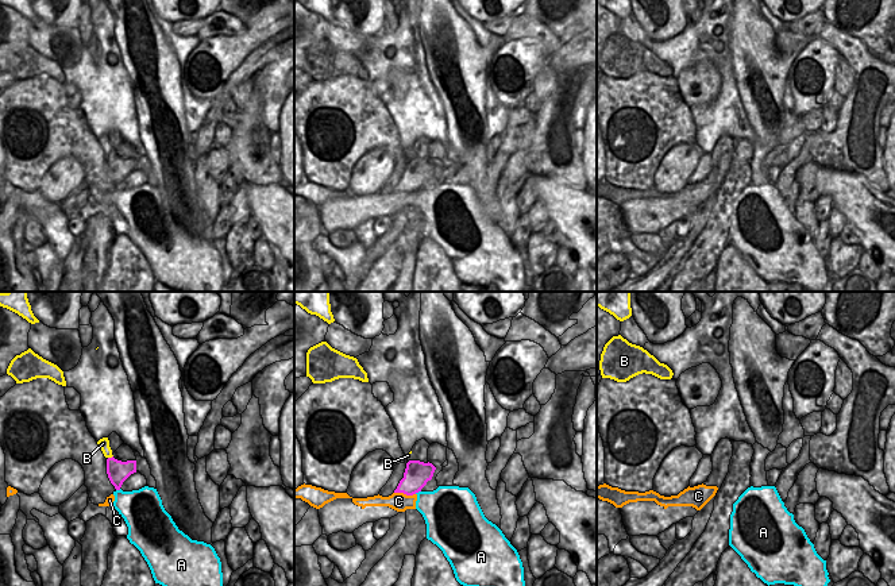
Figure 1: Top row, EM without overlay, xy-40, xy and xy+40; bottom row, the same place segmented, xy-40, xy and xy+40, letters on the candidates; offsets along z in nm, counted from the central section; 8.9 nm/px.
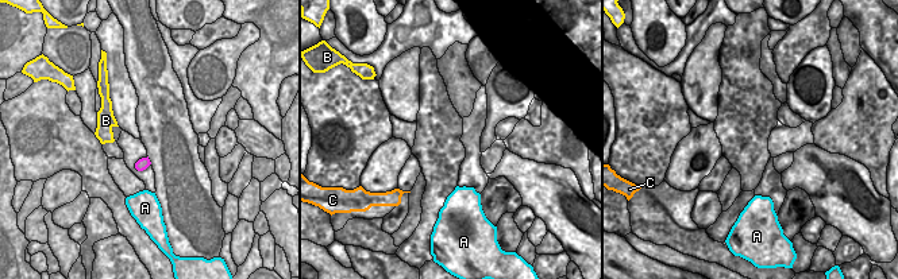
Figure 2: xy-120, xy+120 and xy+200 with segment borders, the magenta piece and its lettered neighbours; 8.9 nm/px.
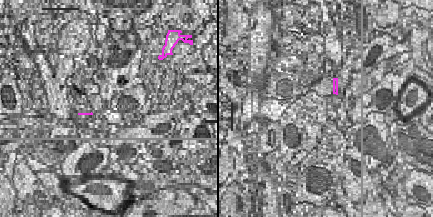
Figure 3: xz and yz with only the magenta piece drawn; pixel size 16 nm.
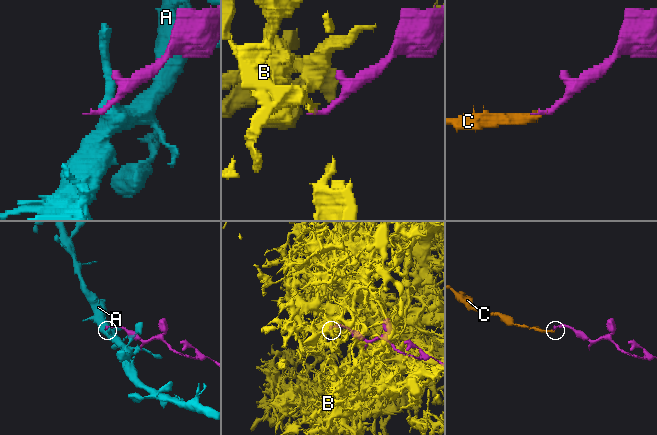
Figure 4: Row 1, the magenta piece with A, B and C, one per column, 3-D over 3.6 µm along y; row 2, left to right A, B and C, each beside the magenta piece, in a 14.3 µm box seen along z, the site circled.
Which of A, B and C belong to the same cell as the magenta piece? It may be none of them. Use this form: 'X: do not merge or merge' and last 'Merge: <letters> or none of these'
A: do not merge
B: do not merge
C: merge
Merge: C

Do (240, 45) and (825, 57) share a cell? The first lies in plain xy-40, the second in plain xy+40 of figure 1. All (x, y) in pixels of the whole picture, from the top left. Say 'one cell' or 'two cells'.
one cell

